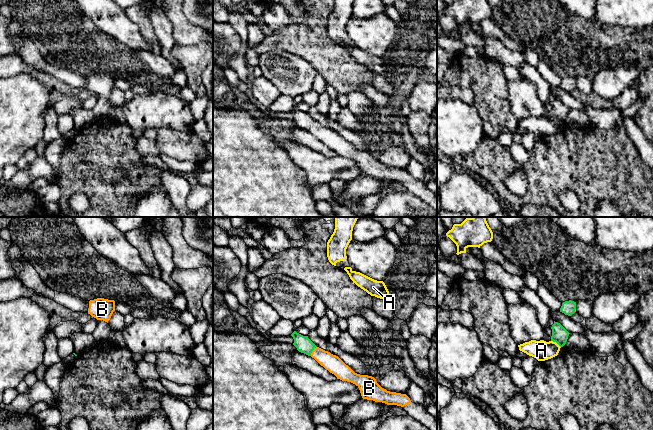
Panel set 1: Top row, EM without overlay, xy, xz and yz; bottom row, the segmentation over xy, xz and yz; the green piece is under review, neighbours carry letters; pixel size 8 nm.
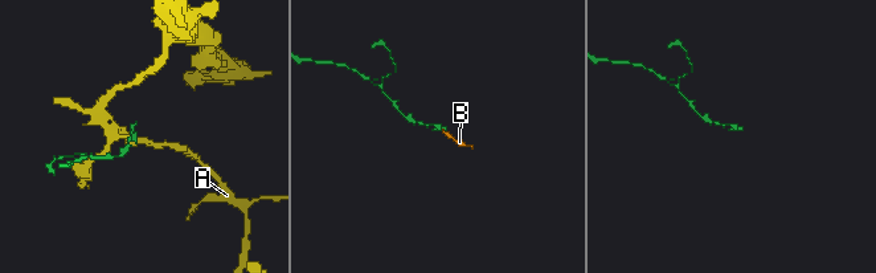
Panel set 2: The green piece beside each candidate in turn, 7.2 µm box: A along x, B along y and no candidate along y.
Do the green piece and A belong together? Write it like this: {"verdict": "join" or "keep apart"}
{"verdict": "keep apart"}

